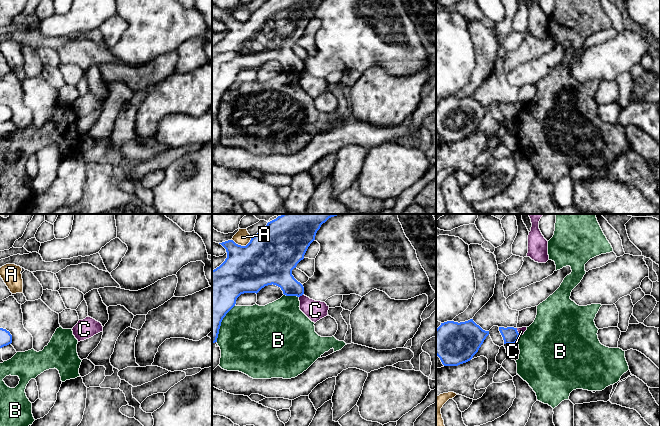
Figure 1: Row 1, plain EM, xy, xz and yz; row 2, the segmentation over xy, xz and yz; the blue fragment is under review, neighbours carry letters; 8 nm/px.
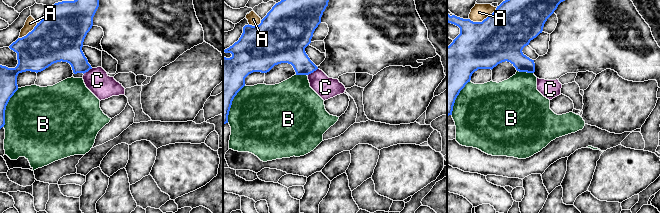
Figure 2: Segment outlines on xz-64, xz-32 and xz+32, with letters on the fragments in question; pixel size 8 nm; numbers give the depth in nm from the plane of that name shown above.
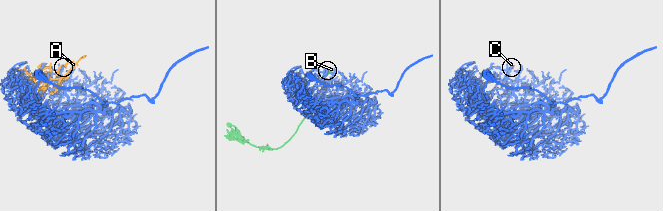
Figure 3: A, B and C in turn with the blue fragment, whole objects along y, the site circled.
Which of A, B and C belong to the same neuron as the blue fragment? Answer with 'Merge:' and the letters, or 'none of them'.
Merge: none of them

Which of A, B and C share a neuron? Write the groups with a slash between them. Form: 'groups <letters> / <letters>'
groups A / B / C

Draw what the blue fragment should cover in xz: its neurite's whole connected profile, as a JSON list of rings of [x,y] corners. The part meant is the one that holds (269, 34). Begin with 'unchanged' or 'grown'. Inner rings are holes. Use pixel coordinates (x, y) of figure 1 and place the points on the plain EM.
unchanged; [[[267,0],[246,22],[238,21],[233,16],[219,19],[226,25],[227,34],[212,46],[212,120],[217,118],[223,94],[235,82],[241,70],[257,70],[272,60],[280,63],[286,72],[300,73],[304,70],[304,63],[294,54],[292,46],[304,35],[321,1]]]

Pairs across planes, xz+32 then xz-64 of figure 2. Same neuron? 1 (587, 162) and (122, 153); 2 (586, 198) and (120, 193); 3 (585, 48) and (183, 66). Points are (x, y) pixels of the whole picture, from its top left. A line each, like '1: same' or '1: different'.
1: different
2: different
3: different

